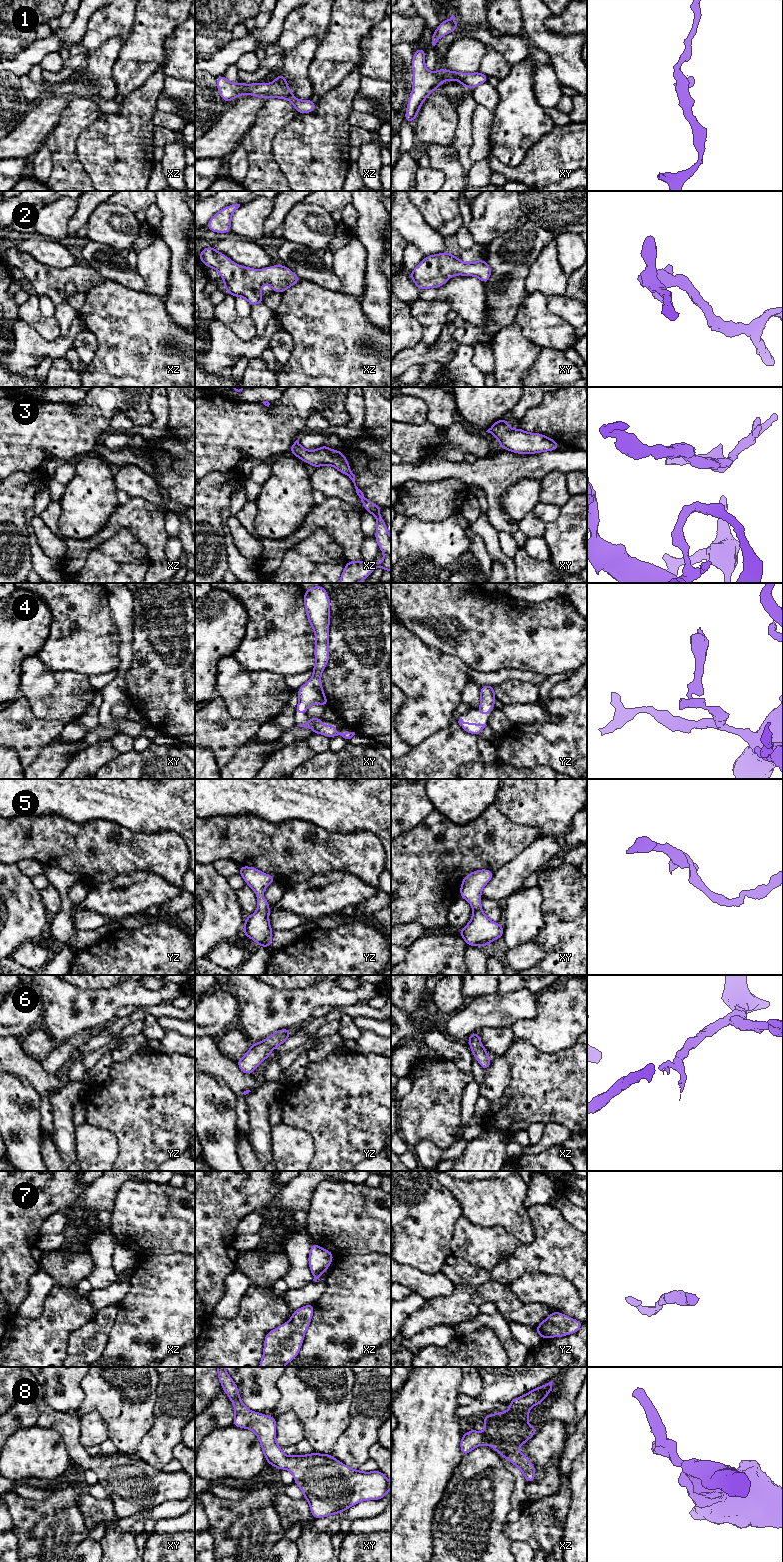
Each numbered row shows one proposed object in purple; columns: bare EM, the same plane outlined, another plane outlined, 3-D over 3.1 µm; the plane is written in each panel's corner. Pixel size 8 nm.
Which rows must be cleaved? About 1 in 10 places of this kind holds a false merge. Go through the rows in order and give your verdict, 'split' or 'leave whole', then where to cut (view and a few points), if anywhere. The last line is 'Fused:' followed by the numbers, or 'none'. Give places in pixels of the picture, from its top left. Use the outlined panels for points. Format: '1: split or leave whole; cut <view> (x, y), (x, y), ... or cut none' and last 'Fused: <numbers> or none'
1: leave whole; cut none
2: leave whole; cut none
3: leave whole; cut none
4: leave whole; cut none
5: leave whole; cut none
6: leave whole; cut none
7: leave whole; cut none
8: leave whole; cut none
Fused: none

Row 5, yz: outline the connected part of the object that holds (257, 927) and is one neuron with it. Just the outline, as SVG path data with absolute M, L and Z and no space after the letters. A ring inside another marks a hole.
M240 866L239 873L246 884L254 890L258 901L257 911L245 919L243 935L268 949L272 943L273 929L269 924L270 906L263 897L263 892L267 886L275 882L275 878L270 874L262 873L257 868L248 866Z

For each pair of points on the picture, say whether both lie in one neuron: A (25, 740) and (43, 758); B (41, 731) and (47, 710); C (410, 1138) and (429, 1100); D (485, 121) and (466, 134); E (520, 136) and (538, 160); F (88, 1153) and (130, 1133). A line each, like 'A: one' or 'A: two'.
A: two
B: two
C: one
D: two
E: two
F: two

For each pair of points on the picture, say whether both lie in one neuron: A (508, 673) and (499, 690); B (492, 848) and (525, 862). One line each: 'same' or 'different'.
A: different
B: different

